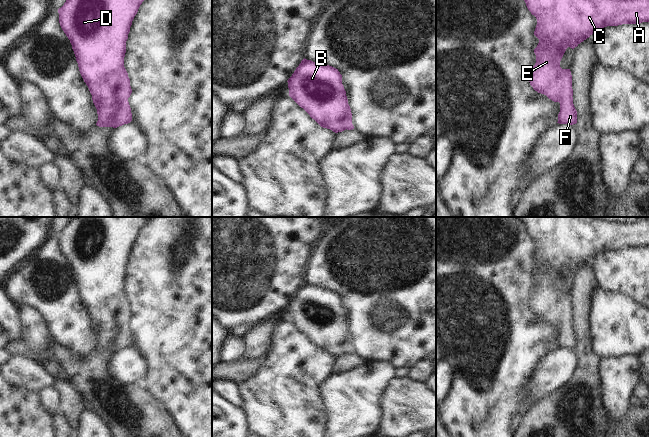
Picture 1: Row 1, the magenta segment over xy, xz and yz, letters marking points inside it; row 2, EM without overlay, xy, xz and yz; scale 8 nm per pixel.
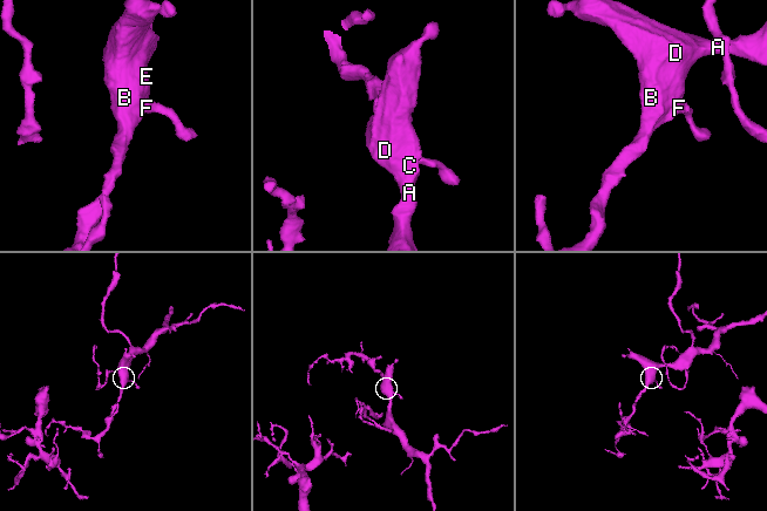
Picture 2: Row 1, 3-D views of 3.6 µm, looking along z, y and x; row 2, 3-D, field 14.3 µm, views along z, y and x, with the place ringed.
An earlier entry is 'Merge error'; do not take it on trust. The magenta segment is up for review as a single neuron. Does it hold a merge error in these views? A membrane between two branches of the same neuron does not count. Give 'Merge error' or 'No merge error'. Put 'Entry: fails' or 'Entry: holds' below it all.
No merge error.
Entry: fails

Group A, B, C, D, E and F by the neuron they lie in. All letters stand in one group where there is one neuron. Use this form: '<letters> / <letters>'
A B C D E F

